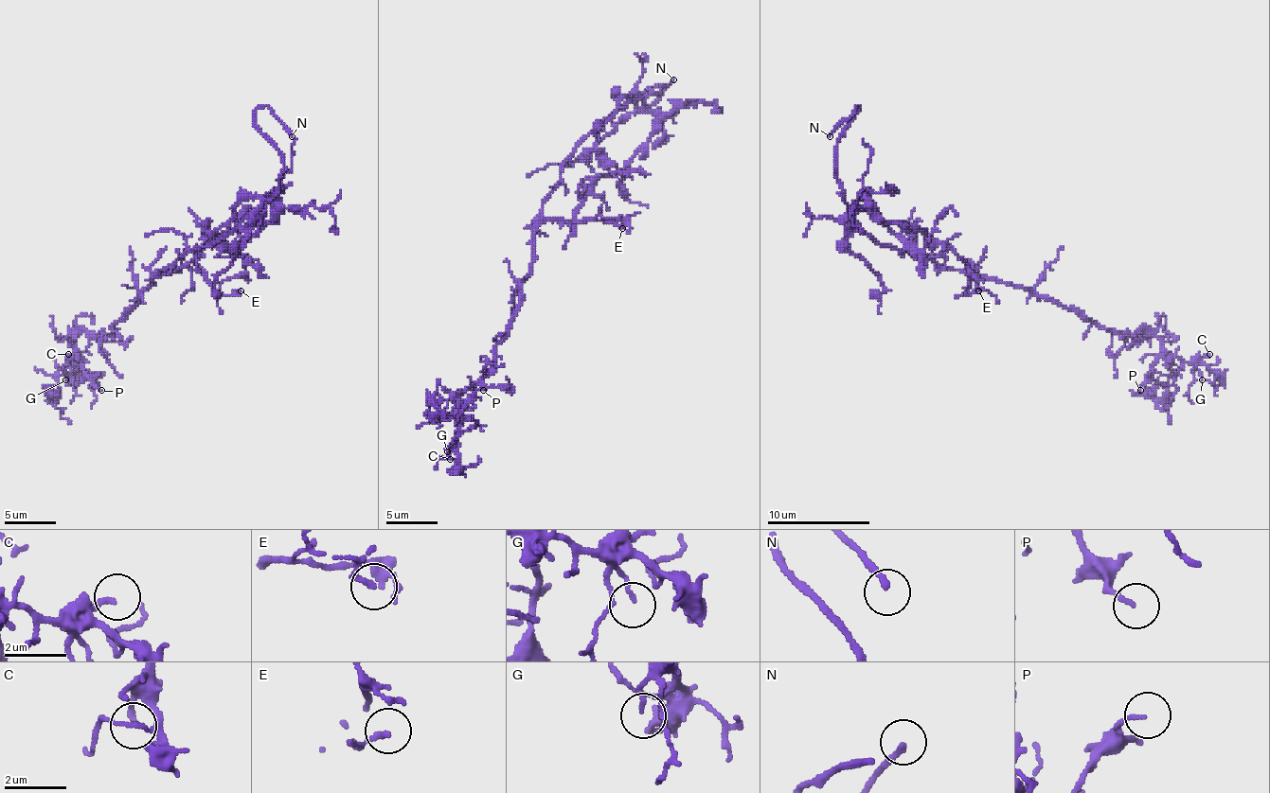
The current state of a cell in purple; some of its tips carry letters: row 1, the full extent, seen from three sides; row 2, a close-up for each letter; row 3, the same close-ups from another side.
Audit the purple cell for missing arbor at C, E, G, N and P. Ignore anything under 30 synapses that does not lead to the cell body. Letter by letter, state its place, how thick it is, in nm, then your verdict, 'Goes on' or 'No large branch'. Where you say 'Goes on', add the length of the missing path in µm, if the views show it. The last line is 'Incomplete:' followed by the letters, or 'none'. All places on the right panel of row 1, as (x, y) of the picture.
C: Place: (1209, 354). Thickness 170 nm. No large branch
E: Place: (978, 290). Thickness 130 nm. No large branch
G: Place: (1202, 379). Thickness 110 nm. No large branch
N: Place: (830, 136). Thickness 200 nm. Goes on. Missing length about 10 µm
P: Place: (1140, 390). Thickness 130 nm. Goes on. Missing length about 7 µm
Incomplete: N, P

